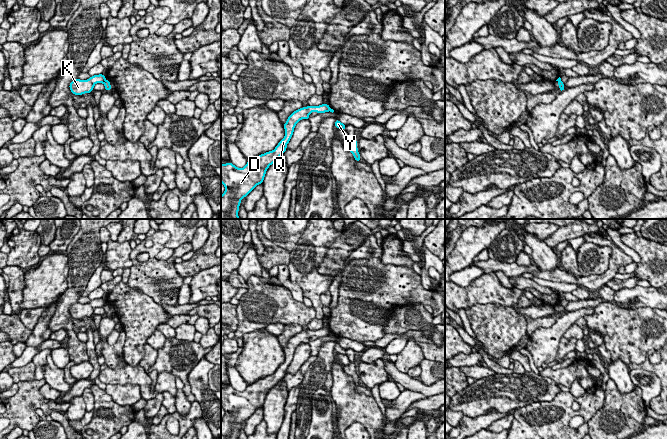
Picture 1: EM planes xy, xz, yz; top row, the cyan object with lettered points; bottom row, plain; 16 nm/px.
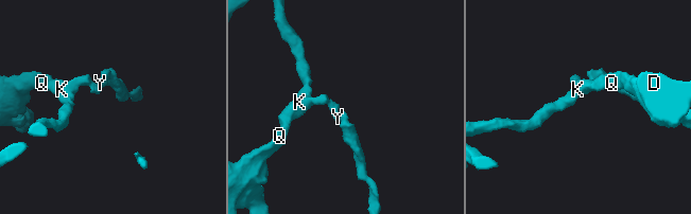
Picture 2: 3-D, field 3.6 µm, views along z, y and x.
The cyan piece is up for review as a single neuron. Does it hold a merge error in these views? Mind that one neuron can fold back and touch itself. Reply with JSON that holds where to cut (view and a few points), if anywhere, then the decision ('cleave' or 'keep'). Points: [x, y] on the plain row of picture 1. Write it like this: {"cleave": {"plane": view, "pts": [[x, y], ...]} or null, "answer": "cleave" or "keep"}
{"cleave": {"plane": "xy", "pts": [[105, 304], [103, 307]]}, "answer": "cleave"}

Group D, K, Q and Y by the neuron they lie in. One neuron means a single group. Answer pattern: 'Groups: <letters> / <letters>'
Groups: D K Q / Y

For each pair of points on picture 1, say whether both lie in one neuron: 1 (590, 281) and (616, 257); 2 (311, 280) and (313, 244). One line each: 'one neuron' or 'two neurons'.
1: one neuron
2: one neuron

